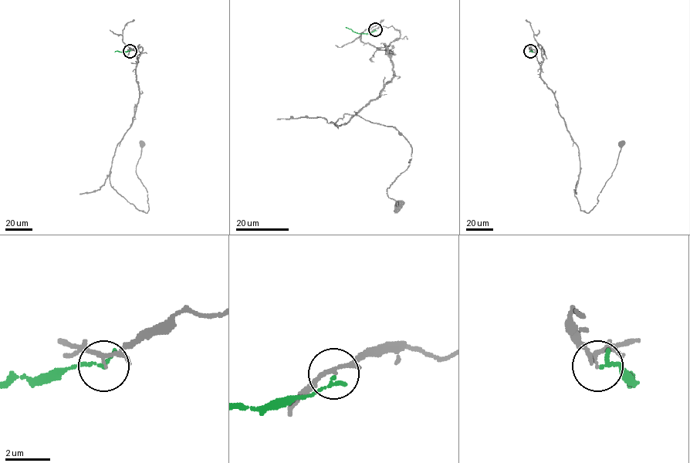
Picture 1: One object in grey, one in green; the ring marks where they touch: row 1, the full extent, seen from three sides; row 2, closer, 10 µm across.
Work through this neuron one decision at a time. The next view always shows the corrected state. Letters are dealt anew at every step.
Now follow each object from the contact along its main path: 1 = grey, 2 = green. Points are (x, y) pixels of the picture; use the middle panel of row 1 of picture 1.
1: (375, 29), (400, 33), (393, 77), (335, 124), (357, 115), (405, 138), (409, 167), (387, 188), (397, 205)
2: (375, 30), (359, 34), (345, 27)

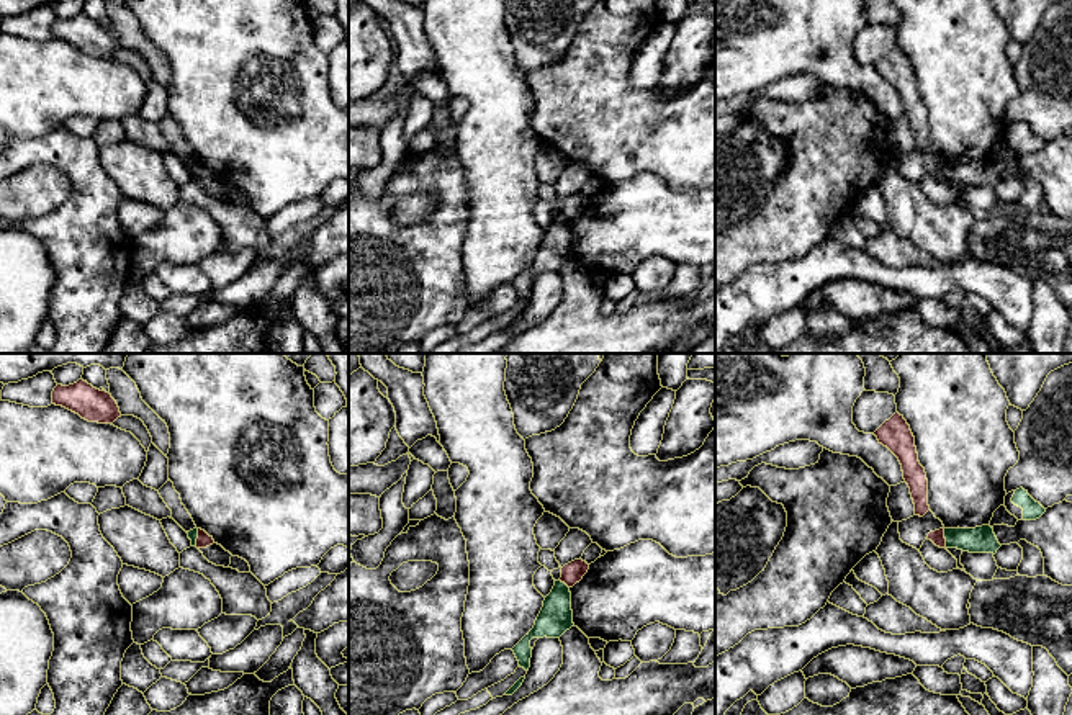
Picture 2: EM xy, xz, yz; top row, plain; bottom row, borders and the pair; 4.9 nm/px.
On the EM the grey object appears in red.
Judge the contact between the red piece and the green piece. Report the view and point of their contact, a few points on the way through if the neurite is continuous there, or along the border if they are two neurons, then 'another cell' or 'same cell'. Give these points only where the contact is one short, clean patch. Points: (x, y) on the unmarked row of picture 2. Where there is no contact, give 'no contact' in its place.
yz (945, 172) | along yz (943, 162), (946, 180) | another cell

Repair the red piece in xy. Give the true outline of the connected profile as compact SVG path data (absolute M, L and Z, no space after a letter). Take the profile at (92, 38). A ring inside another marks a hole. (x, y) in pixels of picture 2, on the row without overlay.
M83 13L74 18L57 18L52 38L62 39L88 56L113 57L121 51L119 41L110 26L100 25Z

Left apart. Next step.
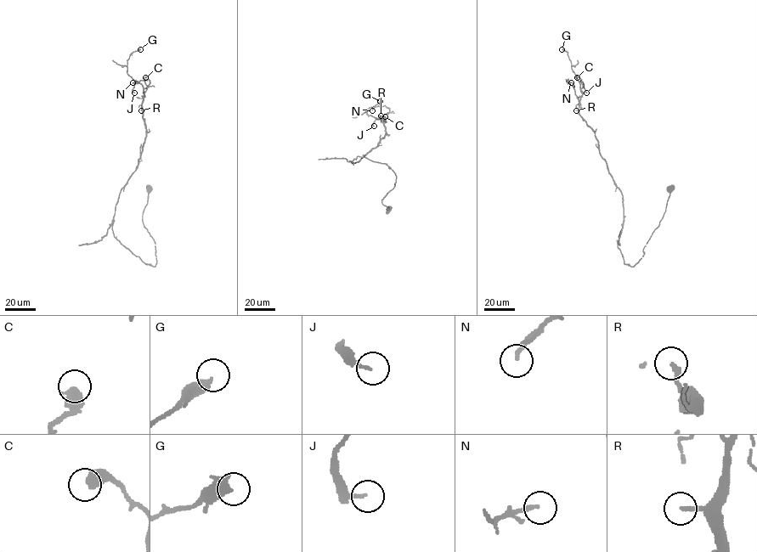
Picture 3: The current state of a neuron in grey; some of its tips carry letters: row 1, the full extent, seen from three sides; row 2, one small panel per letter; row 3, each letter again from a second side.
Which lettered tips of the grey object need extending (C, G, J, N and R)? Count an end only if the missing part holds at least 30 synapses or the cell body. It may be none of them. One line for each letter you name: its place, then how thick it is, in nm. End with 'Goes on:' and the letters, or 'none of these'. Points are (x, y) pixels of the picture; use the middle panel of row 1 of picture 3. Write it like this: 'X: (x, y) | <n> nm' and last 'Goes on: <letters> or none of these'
Goes on: none of these

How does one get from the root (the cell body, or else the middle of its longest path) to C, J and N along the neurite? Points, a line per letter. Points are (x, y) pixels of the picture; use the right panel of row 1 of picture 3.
C: (669, 188), (644, 255), (624, 263), (617, 242), (622, 195), (579, 114), (577, 77)
J: (669, 188), (644, 255), (624, 263), (617, 242), (622, 195), (579, 114), (580, 81), (586, 92)
N: (669, 188), (644, 255), (624, 263), (617, 242), (621, 193), (571, 82)

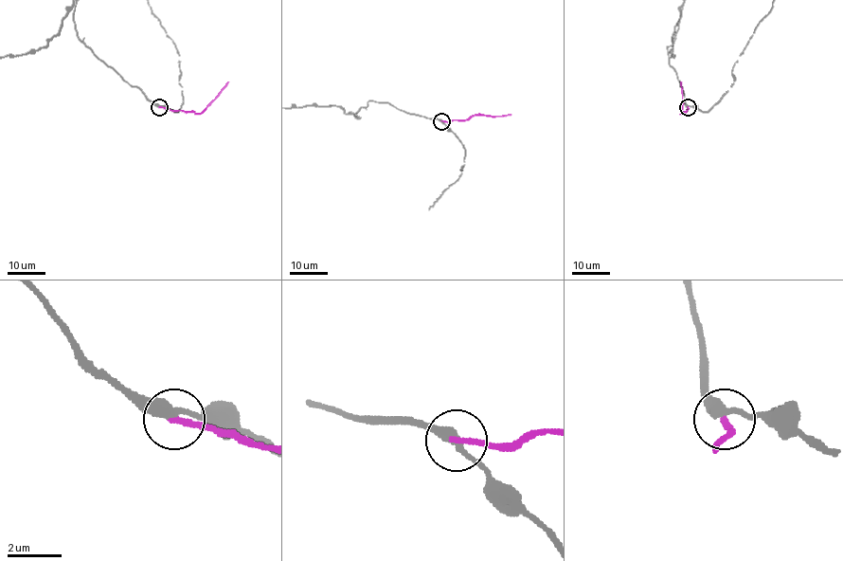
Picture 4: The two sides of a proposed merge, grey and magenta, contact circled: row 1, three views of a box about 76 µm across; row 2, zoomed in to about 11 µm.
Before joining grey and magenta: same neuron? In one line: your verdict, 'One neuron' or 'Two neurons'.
Two neurons

